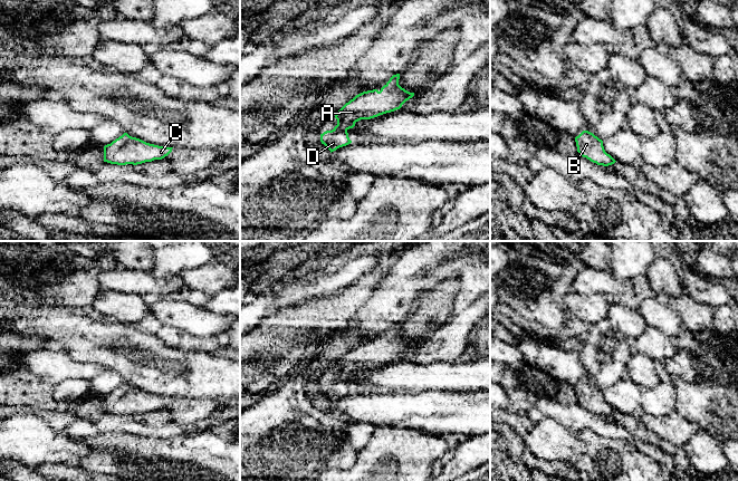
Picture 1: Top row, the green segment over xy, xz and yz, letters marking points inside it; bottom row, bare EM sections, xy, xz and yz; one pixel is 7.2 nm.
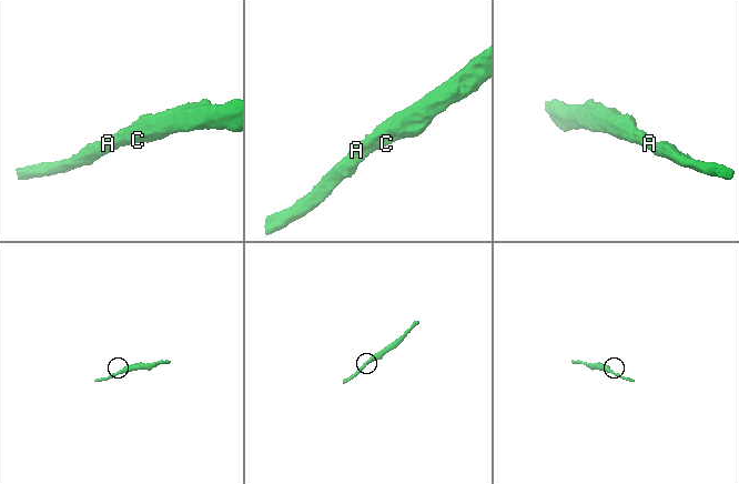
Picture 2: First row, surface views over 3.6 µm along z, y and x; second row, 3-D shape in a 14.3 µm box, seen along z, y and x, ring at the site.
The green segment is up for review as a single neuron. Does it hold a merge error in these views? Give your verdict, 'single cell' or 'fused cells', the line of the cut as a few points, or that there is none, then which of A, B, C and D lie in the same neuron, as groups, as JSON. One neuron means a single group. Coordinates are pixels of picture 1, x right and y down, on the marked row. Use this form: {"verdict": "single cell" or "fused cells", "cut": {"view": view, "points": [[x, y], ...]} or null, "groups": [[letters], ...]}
{"verdict": "single cell", "cut": null, "groups": [["A", "B", "C", "D"]]}

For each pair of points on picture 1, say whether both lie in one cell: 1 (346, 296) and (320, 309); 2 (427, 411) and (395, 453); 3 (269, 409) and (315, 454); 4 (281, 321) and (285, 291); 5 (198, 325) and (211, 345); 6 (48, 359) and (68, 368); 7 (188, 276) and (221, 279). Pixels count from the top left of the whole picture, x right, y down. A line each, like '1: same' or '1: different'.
1: same
2: different
3: same
4: different
5: different
6: same
7: same

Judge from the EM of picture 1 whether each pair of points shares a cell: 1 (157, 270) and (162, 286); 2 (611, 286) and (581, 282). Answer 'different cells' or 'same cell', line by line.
1: different cells
2: same cell

